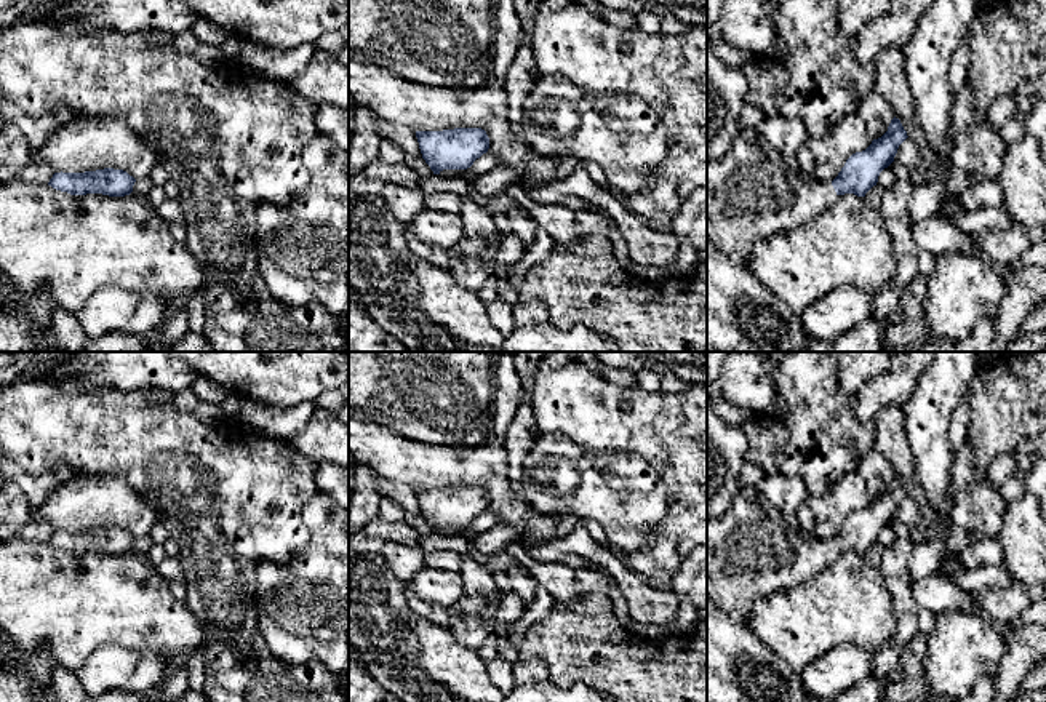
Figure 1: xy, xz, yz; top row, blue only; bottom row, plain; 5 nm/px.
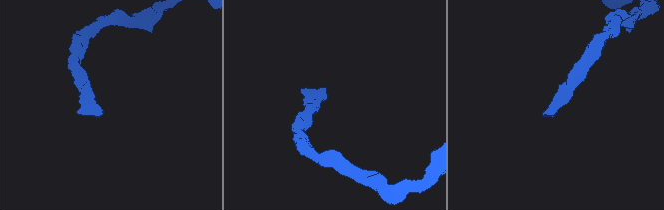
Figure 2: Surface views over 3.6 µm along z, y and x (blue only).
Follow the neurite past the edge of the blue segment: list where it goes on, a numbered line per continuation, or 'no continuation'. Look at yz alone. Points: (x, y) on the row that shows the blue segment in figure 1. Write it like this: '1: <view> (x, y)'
1: yz (754, 191)

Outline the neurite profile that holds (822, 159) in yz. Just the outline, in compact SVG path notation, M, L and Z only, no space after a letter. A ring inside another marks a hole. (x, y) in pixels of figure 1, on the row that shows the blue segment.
M857 114L843 117L824 138L808 138L796 152L803 173L819 182L832 182L846 160L865 150L872 136L864 118Z

